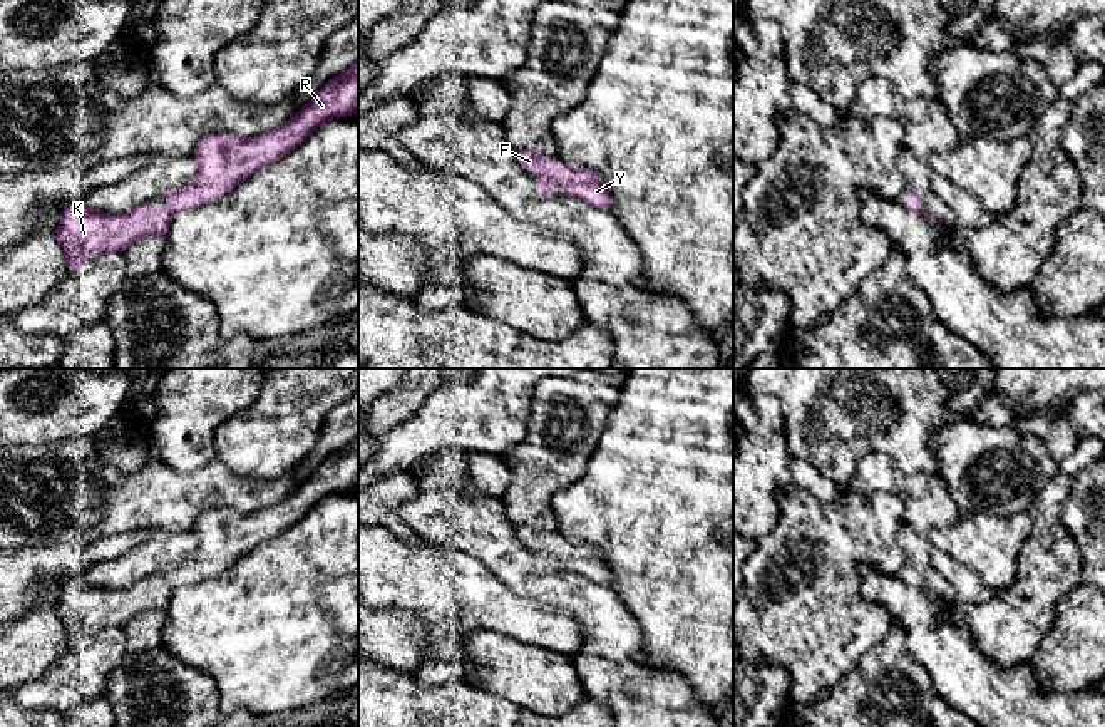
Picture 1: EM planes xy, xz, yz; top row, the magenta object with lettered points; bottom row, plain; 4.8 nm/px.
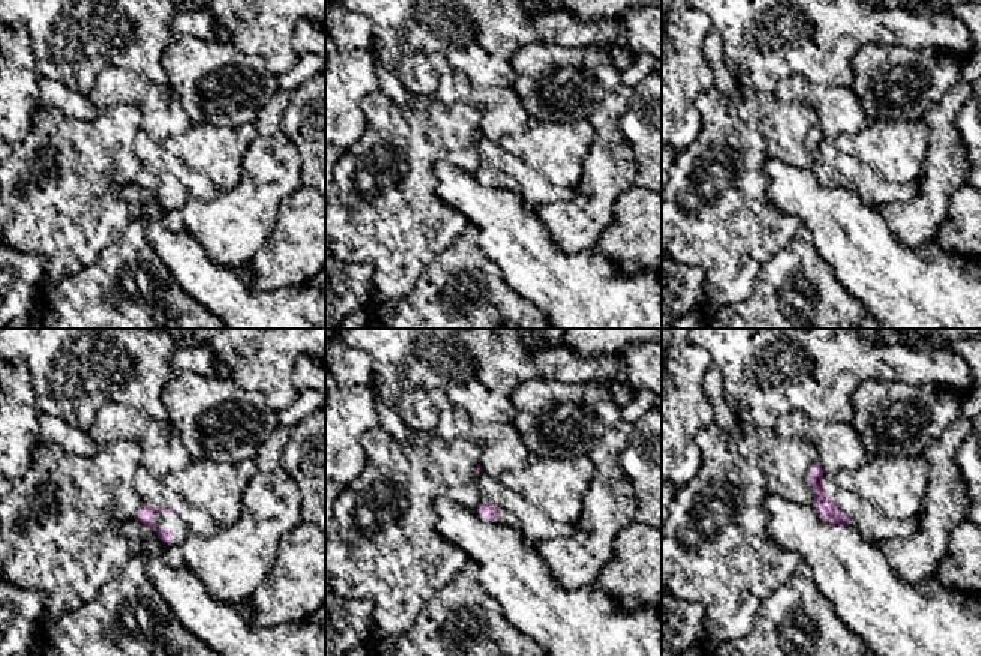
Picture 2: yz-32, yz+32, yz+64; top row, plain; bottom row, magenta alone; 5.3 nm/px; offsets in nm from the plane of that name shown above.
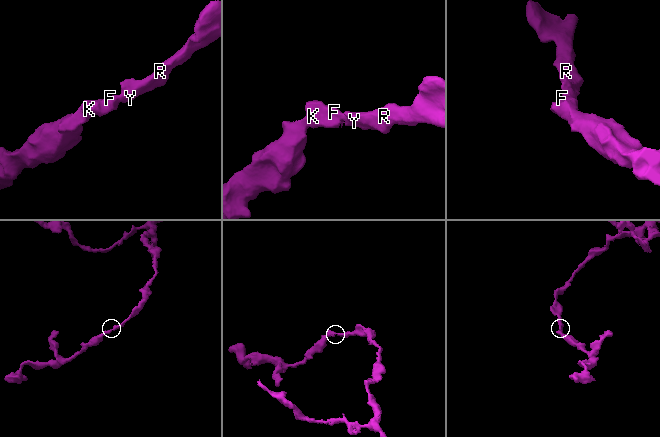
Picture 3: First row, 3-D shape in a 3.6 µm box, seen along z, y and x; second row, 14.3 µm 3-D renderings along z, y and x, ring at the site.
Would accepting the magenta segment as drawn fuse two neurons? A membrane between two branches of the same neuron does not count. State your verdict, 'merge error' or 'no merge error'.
no merge error

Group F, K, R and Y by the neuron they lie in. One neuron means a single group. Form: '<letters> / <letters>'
F K R Y

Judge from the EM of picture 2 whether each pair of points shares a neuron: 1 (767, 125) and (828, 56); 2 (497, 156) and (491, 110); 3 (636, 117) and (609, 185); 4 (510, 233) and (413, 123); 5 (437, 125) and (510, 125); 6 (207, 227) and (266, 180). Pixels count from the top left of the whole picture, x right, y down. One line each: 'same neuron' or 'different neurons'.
1: different neurons
2: different neurons
3: different neurons
4: different neurons
5: different neurons
6: same neuron

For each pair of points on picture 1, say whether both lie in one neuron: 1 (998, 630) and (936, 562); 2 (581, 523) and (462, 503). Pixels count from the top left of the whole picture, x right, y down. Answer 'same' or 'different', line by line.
1: different
2: different

